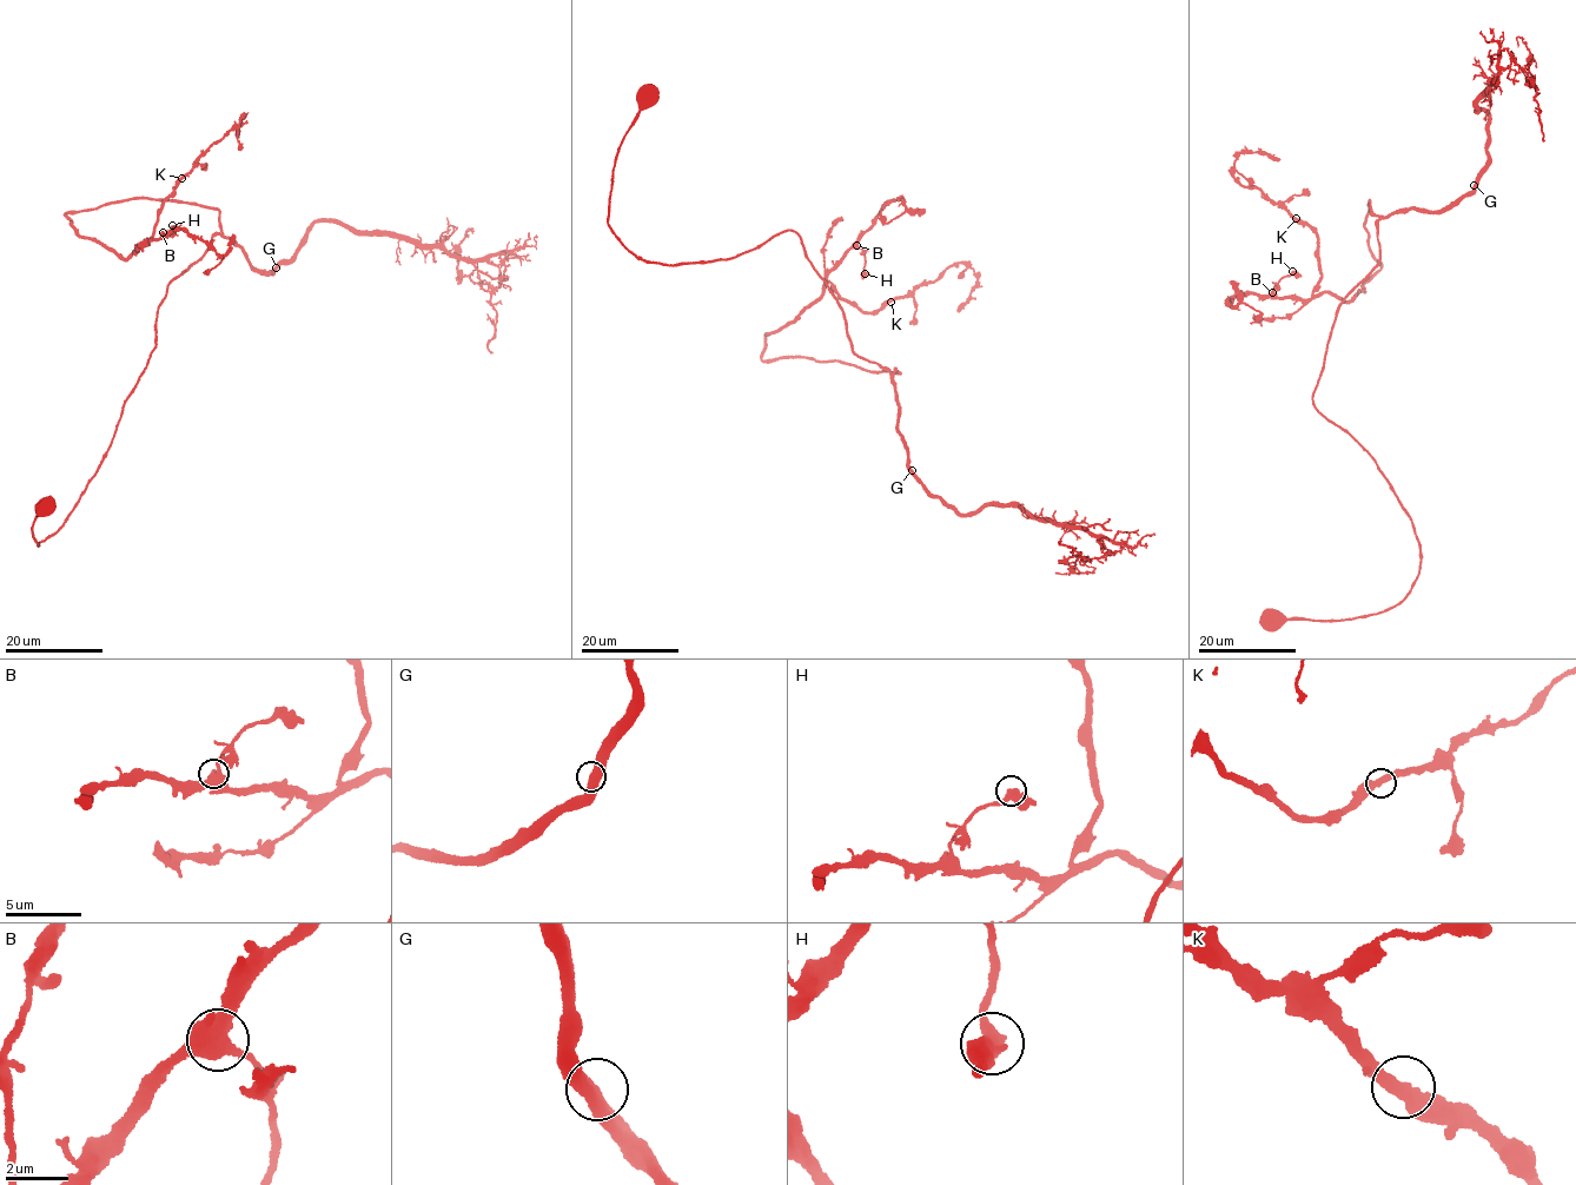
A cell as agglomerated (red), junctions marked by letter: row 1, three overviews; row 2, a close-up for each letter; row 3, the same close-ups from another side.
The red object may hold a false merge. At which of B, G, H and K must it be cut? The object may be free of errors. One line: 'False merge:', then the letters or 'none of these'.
False merge: none of these

